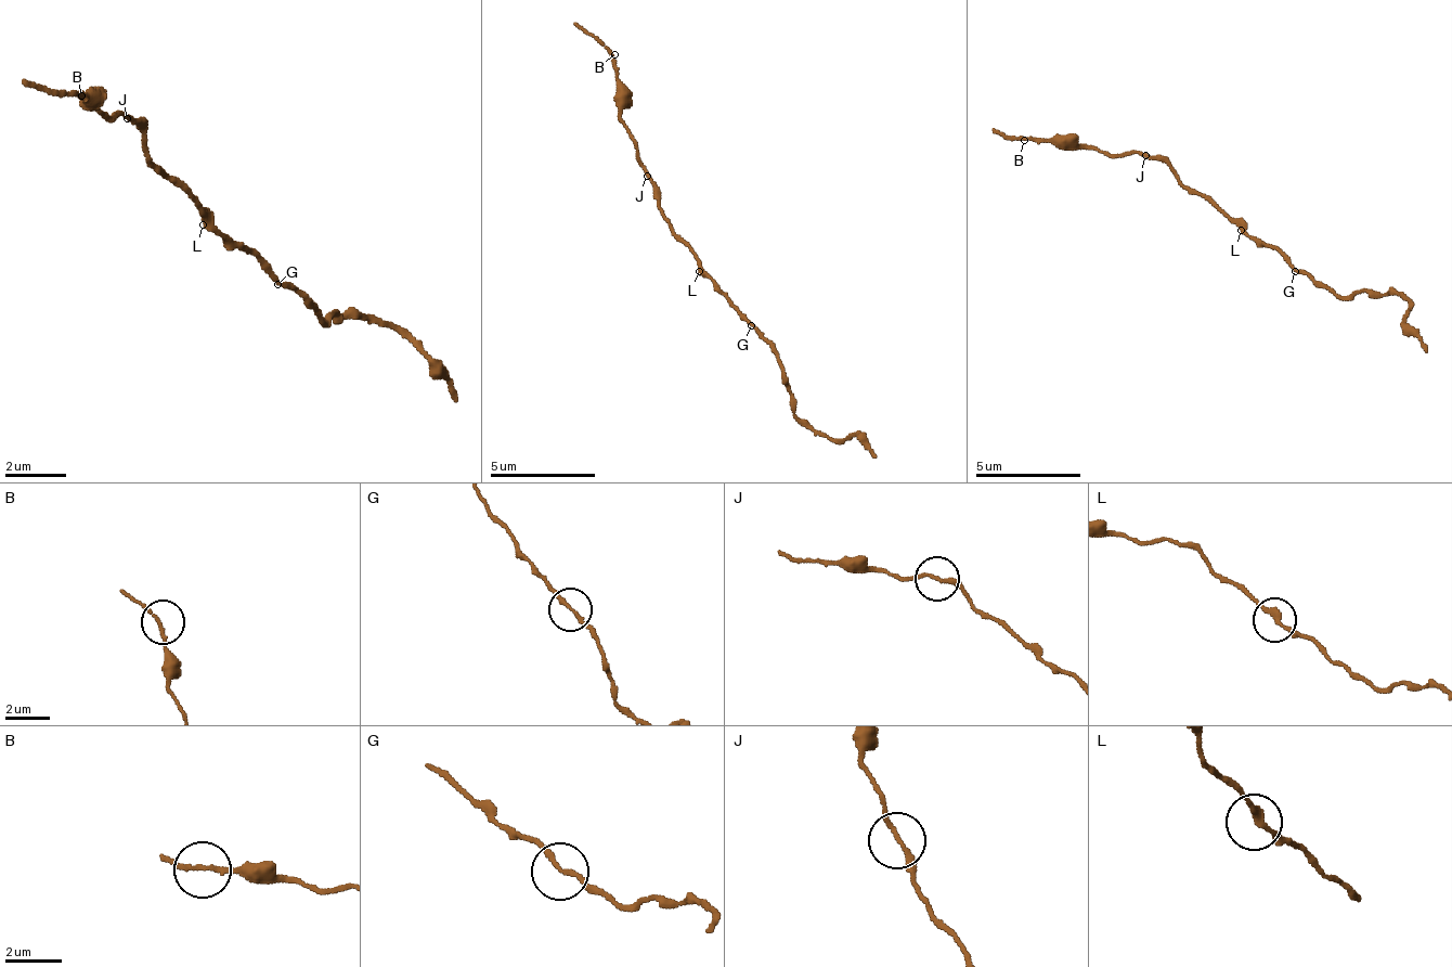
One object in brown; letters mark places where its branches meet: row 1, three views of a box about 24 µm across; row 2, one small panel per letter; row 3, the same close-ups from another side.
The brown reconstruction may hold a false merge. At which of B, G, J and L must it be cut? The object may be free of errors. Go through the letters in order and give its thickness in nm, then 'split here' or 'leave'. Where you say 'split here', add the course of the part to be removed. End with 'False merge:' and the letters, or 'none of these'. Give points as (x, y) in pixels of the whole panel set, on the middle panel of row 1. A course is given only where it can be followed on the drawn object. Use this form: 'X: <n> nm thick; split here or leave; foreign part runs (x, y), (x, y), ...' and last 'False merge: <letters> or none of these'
B: 150 nm thick; leave
G: 170 nm thick; leave
J: 160 nm thick; leave
L: 240 nm thick; leave
False merge: none of these

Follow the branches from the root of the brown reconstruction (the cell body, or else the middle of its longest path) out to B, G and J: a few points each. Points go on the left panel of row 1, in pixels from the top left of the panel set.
B: (210, 217), (150, 156), (142, 133), (119, 111), (112, 118), (104, 111), (96, 111), (81, 95)
G: (210, 217), (279, 286)
J: (210, 217), (150, 156), (142, 133), (127, 118)

